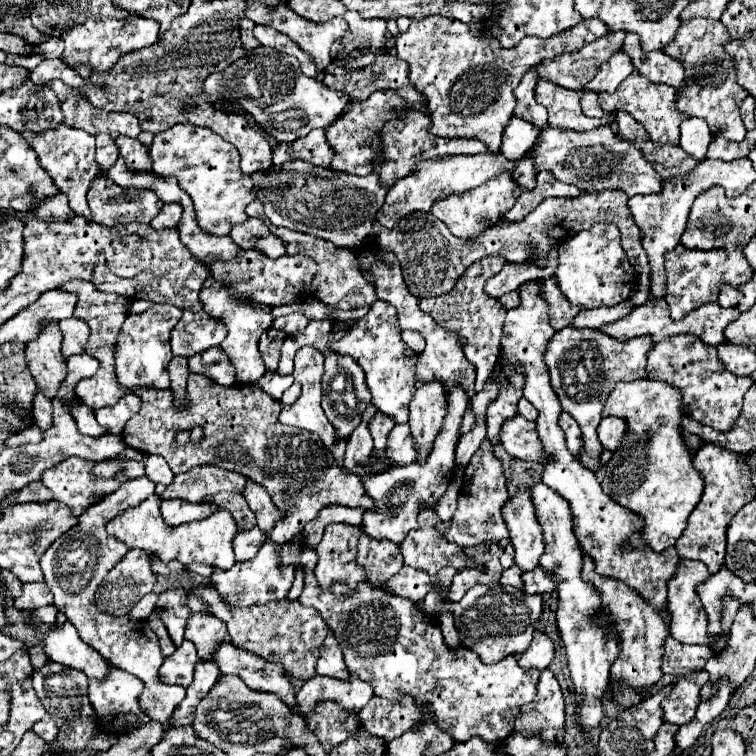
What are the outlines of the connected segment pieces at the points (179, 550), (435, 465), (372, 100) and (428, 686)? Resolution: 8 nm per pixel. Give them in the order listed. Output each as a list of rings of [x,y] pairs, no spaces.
[[[154,494],[142,500],[142,504],[126,508],[126,512],[122,512],[122,516],[116,516],[116,520],[110,520],[110,524],[106,524],[106,530],[110,532],[110,536],[122,540],[128,548],[140,548],[152,552],[160,560],[178,560],[182,564],[210,564],[224,570],[236,562],[232,550],[232,538],[238,532],[238,526],[232,514],[226,510],[218,510],[206,520],[198,520],[194,524],[182,524],[178,528],[170,528],[168,524],[164,524],[160,516],[160,500]]]
[[[454,384],[448,392],[446,416],[444,416],[442,428],[438,432],[438,440],[434,440],[434,448],[430,450],[426,464],[414,462],[414,464],[406,464],[402,468],[390,468],[382,474],[370,474],[364,478],[364,488],[374,498],[374,504],[376,504],[376,510],[364,512],[362,530],[368,536],[386,538],[386,540],[400,544],[410,530],[418,528],[418,522],[416,522],[418,504],[424,502],[428,506],[434,506],[454,476],[454,466],[456,466],[454,450],[456,450],[456,442],[460,438],[460,426],[462,426],[462,416],[466,412],[466,408],[468,408],[466,390],[460,384]]]
[[[390,90],[372,92],[372,96],[366,98],[364,102],[352,104],[330,128],[326,128],[326,138],[334,148],[332,168],[356,176],[368,176],[370,172],[374,172],[374,152],[370,152],[370,136],[374,136],[374,132],[380,132],[388,120],[400,116],[404,110],[410,110],[406,100],[402,100],[398,92]]]
[[[290,542],[282,546],[280,564],[294,564],[306,570],[304,590],[298,600],[304,606],[316,608],[320,616],[326,620],[336,640],[340,642],[340,648],[344,652],[344,662],[350,672],[358,672],[362,680],[370,680],[378,696],[396,700],[408,694],[416,702],[430,702],[436,722],[440,724],[440,728],[446,728],[446,732],[450,732],[456,742],[464,742],[472,736],[480,736],[488,742],[500,742],[500,740],[506,740],[514,732],[514,716],[520,712],[522,704],[534,700],[536,696],[536,682],[538,682],[540,670],[520,668],[514,656],[506,656],[498,664],[482,664],[482,660],[478,660],[478,656],[474,656],[470,648],[462,648],[462,646],[450,648],[442,640],[442,632],[436,620],[422,618],[414,602],[390,596],[372,584],[360,584],[354,590],[342,584],[334,584],[330,590],[320,590],[312,572],[316,562],[318,562],[318,556],[310,548],[302,550],[302,546],[298,548],[298,546],[292,546]]]

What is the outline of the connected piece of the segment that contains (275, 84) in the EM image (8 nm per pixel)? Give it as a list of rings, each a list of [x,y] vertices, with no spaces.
[[[258,46],[254,52],[246,52],[244,58],[228,64],[226,70],[214,72],[204,80],[204,94],[214,102],[226,100],[234,108],[242,108],[262,132],[276,138],[276,142],[292,142],[306,136],[312,128],[330,126],[348,102],[348,96],[326,88],[320,80],[308,78],[298,70],[298,60],[278,52],[270,46]]]

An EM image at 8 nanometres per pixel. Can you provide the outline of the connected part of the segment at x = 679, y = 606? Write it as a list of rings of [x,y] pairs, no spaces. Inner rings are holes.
[[[680,560],[678,572],[668,580],[668,610],[672,612],[672,624],[670,624],[670,636],[682,644],[702,644],[702,646],[714,646],[714,636],[708,634],[708,616],[702,608],[702,602],[698,600],[696,588],[702,580],[708,580],[710,572],[706,564],[696,560]]]

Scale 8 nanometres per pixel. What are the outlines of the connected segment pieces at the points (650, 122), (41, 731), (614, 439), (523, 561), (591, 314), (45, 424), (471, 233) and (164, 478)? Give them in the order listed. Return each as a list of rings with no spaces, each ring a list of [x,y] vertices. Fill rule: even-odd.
[[[632,72],[620,86],[618,92],[598,92],[598,102],[602,106],[602,110],[612,112],[612,110],[626,110],[630,112],[638,122],[644,124],[646,132],[650,134],[650,138],[654,142],[678,142],[680,138],[680,122],[686,118],[686,114],[676,110],[676,90],[666,86],[666,84],[654,84],[650,80],[646,80],[640,72]]]
[[[46,714],[42,720],[38,720],[32,730],[34,730],[44,742],[52,742],[52,740],[56,738],[56,734],[58,734],[58,726],[56,726],[54,720],[50,718],[50,714]]]
[[[602,418],[598,426],[598,438],[606,450],[618,450],[618,444],[622,442],[622,436],[626,436],[626,420],[622,418]]]
[[[518,488],[514,496],[502,508],[504,522],[510,530],[510,542],[516,548],[516,564],[522,570],[538,566],[540,556],[544,554],[542,528],[534,516],[534,504],[526,490]]]
[[[630,300],[612,306],[612,308],[592,308],[592,310],[582,310],[572,326],[574,328],[602,328],[602,324],[610,324],[614,320],[622,320],[622,316],[630,314],[634,310],[634,304],[630,304]]]
[[[38,392],[34,396],[34,408],[32,408],[32,418],[34,418],[34,424],[42,430],[50,428],[52,424],[52,402],[42,394]]]
[[[502,174],[498,178],[492,178],[488,182],[484,182],[482,186],[468,190],[463,193],[436,200],[432,206],[432,214],[438,216],[442,222],[446,222],[446,226],[450,228],[450,232],[458,238],[466,238],[466,240],[474,240],[478,238],[484,230],[488,230],[490,226],[494,226],[504,214],[506,210],[510,210],[516,202],[516,198],[512,196],[514,190],[514,180],[510,178],[510,174]]]
[[[144,454],[142,456],[142,462],[146,466],[146,476],[152,480],[152,482],[160,482],[164,486],[172,484],[172,470],[168,468],[166,460],[162,460],[162,456],[150,456],[150,454]]]

